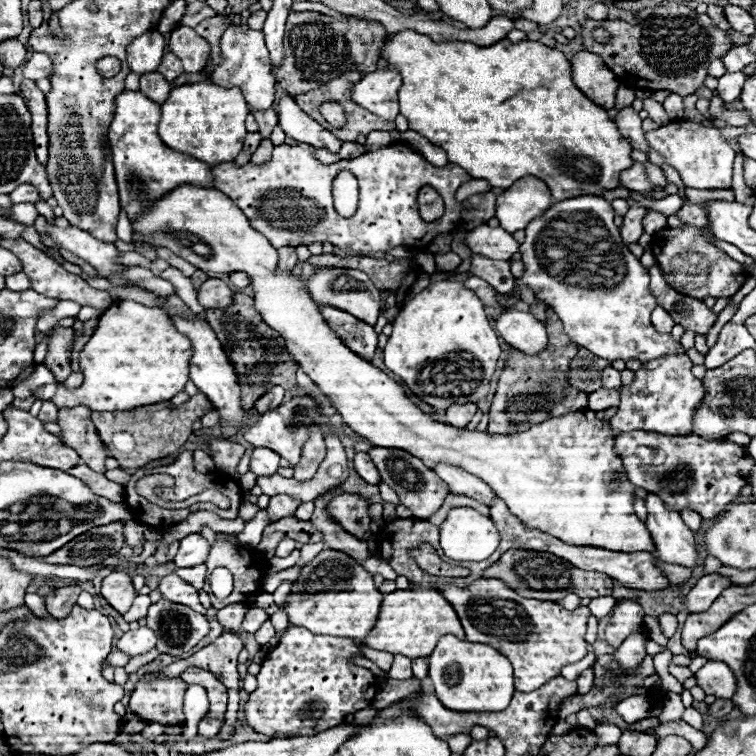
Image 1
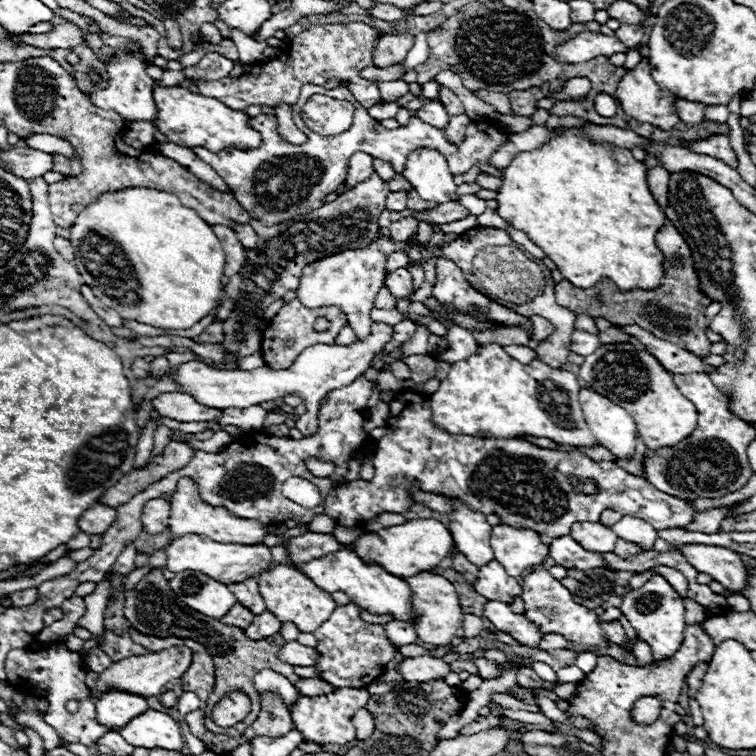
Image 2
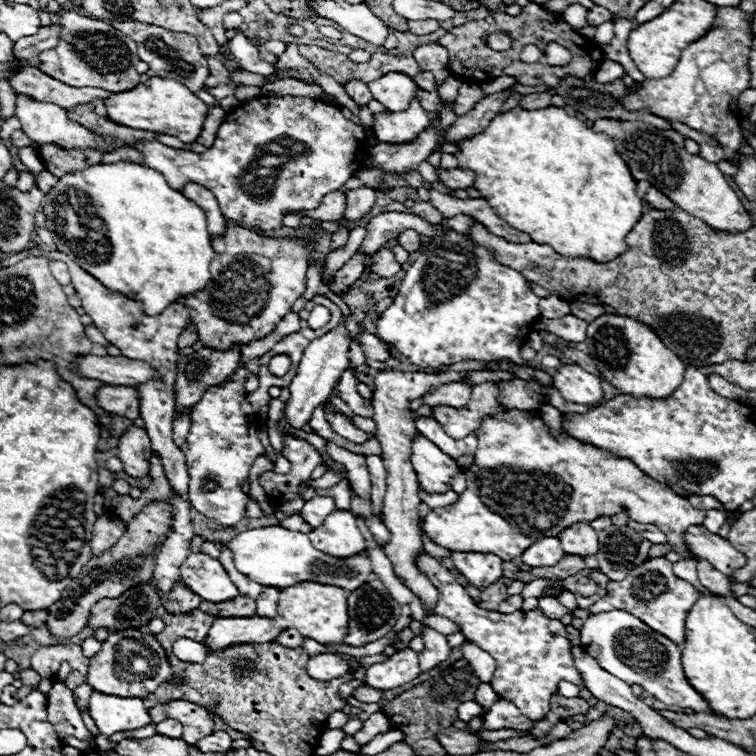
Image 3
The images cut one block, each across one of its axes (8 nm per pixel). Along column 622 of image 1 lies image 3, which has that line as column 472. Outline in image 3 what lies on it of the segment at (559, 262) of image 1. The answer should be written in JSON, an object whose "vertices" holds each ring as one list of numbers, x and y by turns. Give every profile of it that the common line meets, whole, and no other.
{"vertices":[[448,230,448,236,446,238,434,238,434,242,430,244,424,244,424,252,420,252,418,260,406,270,406,276,402,280,402,286,394,298,394,302,390,304,390,308,376,320,376,336,392,350,394,356,398,356,400,360,408,360,410,364,418,366,420,370,424,368,440,368,440,366,450,366,450,364,456,364,456,362,462,362,462,360,512,360,514,364,522,366,522,368,532,368,528,366,528,362,520,356,520,346,526,342,524,338,528,336,530,328,532,328,532,322,540,316,538,312,538,296,534,292,528,290,526,286,526,278,512,270,512,268,506,268,506,266,500,266,492,254,480,246,476,246,466,234,458,234,454,230]]}

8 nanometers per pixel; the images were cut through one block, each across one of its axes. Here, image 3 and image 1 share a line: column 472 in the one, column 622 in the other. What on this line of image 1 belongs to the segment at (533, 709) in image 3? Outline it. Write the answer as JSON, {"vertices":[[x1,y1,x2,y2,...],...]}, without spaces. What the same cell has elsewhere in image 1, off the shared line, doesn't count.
{"vertices":[[618,600,610,618,610,626,606,626,606,642,610,646,620,646,632,632,642,628,644,610,638,602,632,600]]}

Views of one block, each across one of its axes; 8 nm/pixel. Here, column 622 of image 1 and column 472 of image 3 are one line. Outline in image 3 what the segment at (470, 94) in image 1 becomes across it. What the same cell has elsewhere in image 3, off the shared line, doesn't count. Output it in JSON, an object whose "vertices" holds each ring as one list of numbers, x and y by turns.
{"vertices":[[554,106,542,108,542,110,514,108,514,110,506,112,506,114,498,114,482,134,472,136,470,140,464,140,458,148,460,150,454,152,456,158,458,158,458,166,460,168,470,168,476,174,474,188,480,190,482,198,486,198,486,202,494,208,494,212,498,216,502,216,502,220,506,220,512,228,516,228,520,232,526,232,532,238,532,242,536,242,536,244,548,244,548,246,554,248,554,252,562,254,564,258,590,258,590,260,602,262,602,264,618,258,620,254,624,254,628,250,626,236,636,226,636,222,642,218,644,208,642,208,642,200,636,194,638,182,632,178,630,168,626,166,626,162,622,160,622,156,614,148,614,142,606,134,596,134,592,128,586,128,586,124,580,122,578,118,568,116,562,108,554,108]]}

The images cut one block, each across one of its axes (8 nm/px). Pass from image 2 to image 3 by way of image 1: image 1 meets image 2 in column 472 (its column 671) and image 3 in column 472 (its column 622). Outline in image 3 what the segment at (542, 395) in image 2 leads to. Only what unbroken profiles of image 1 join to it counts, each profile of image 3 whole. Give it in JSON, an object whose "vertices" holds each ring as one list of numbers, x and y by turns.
{"vertices":[[500,380,480,382,470,388,470,402,462,408,452,406,434,406,432,414,442,426,442,430,452,438,464,438,470,432,478,430,486,416,506,412,508,408,498,402]]}

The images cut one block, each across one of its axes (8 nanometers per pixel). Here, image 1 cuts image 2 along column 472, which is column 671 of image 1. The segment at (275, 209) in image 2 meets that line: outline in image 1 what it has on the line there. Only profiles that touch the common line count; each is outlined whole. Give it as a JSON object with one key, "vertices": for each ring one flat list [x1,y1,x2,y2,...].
{"vertices":[[674,120,652,132,646,132,646,140,650,148,658,150,668,160,668,164,680,174,686,188,698,188,698,190,730,188,732,164,736,152,718,128,694,124,688,120]]}

